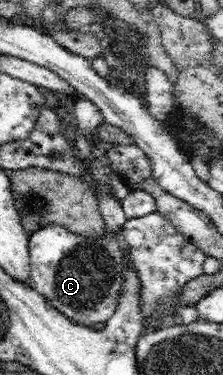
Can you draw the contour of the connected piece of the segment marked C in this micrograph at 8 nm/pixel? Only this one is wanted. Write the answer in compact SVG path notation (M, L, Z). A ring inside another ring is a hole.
M158 212L129 218L119 233L107 229L102 236L82 236L72 233L61 225L45 225L29 236L28 251L30 252L29 277L30 286L49 299L70 321L86 327L98 322L107 322L115 313L121 301L123 289L123 267L127 260L137 272L140 279L140 312L146 330L172 325L175 317L175 299L181 295L181 289L192 279L203 275L203 264L207 259L205 253L196 247L189 238L181 235L167 217Z

